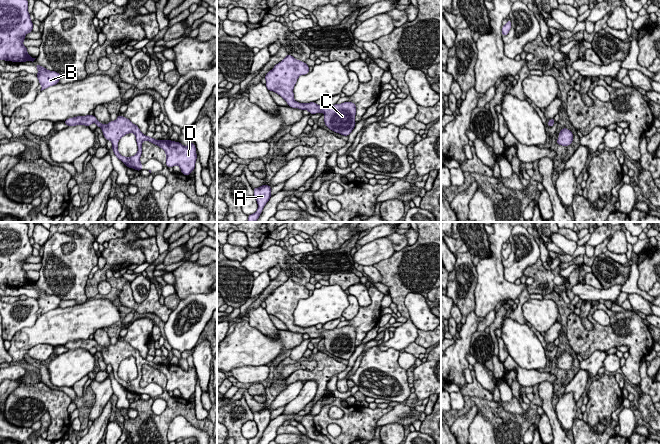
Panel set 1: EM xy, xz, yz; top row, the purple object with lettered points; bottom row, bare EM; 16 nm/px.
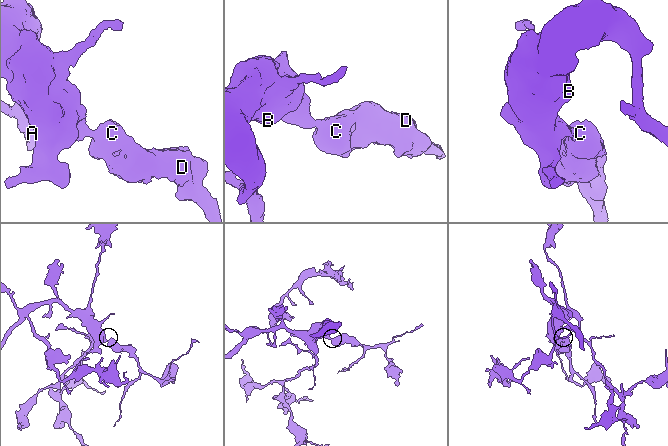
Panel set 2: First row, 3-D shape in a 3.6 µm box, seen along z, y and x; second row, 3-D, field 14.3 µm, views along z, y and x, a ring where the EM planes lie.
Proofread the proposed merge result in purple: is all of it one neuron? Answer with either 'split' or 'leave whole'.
leave whole

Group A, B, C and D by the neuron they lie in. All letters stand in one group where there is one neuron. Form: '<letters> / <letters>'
A B C D

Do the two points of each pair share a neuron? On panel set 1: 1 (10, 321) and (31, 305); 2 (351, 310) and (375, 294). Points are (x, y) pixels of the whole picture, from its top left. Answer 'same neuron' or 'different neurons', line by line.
1: same neuron
2: different neurons

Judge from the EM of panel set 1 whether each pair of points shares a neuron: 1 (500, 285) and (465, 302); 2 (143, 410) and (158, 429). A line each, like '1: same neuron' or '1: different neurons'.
1: different neurons
2: same neuron

